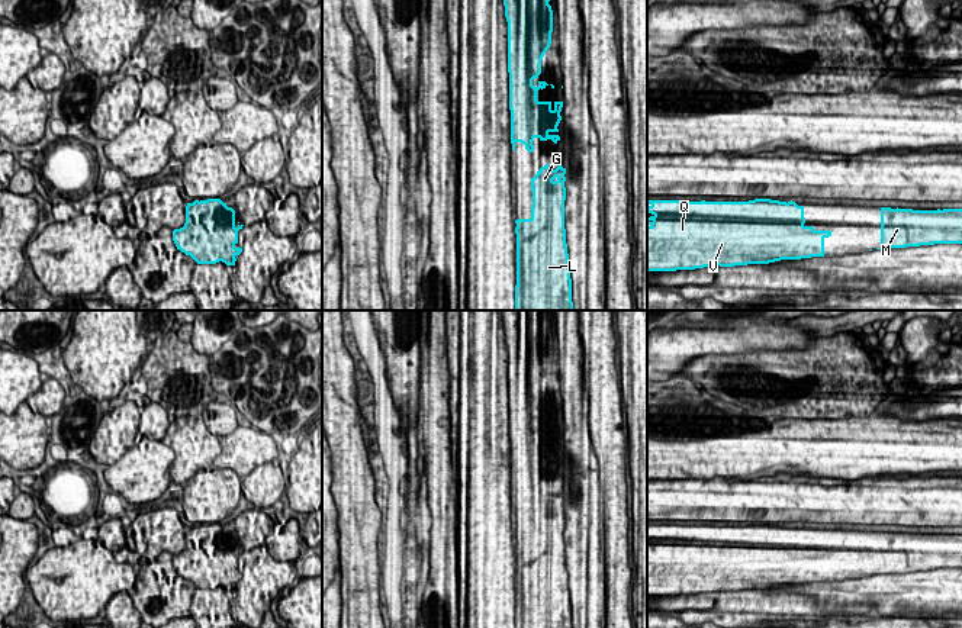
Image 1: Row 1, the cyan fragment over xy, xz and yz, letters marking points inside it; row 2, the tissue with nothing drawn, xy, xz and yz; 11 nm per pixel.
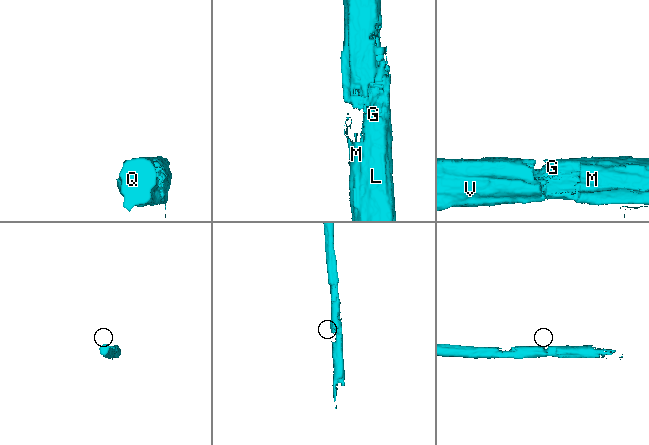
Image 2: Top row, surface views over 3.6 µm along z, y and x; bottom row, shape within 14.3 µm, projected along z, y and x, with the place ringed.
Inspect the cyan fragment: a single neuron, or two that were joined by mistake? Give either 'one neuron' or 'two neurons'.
one neuron

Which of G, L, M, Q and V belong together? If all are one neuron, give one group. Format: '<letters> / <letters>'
G L M Q V

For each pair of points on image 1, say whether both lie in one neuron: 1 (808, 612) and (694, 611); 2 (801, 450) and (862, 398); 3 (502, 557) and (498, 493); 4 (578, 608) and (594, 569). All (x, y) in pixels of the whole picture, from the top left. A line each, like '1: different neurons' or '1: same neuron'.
1: same neuron
2: different neurons
3: same neuron
4: different neurons

